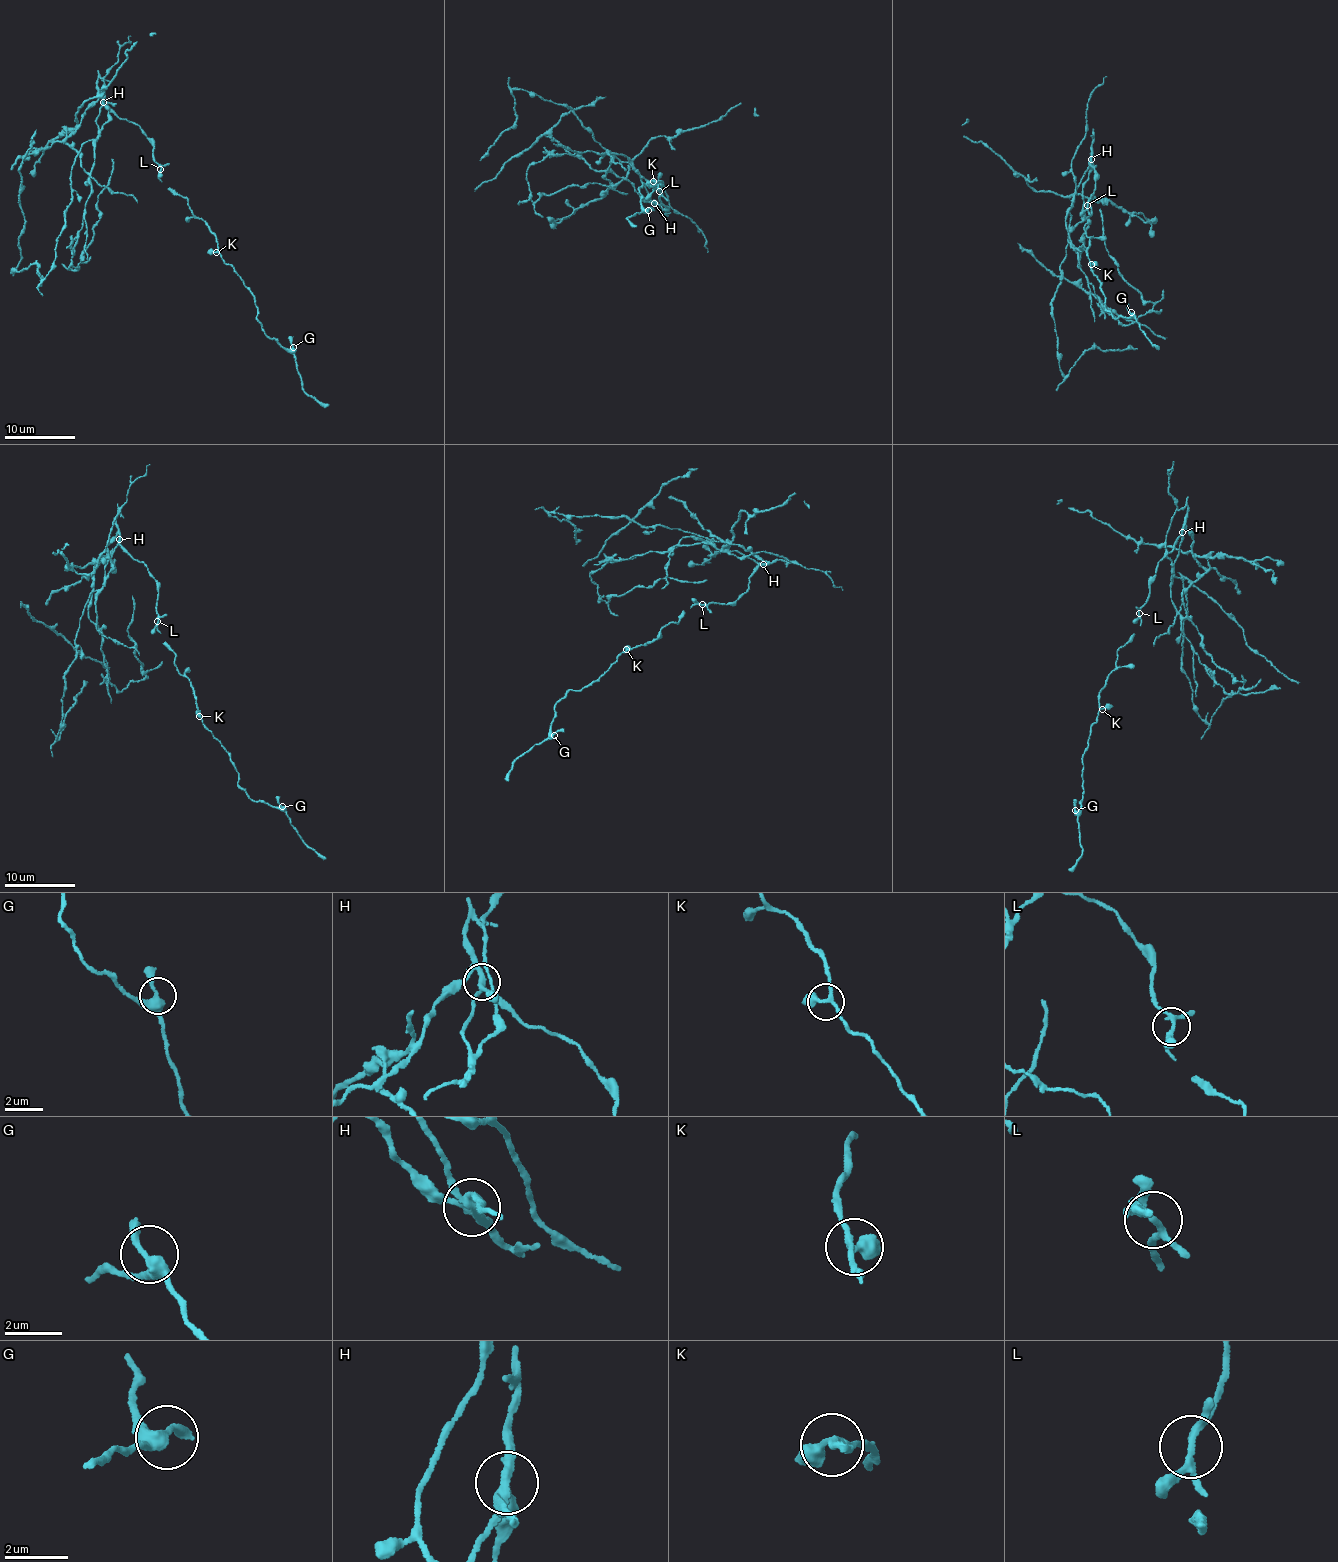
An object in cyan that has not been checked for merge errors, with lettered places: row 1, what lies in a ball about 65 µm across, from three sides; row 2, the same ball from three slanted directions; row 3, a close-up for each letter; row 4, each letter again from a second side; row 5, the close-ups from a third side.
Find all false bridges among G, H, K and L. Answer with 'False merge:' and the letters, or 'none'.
False merge: H

